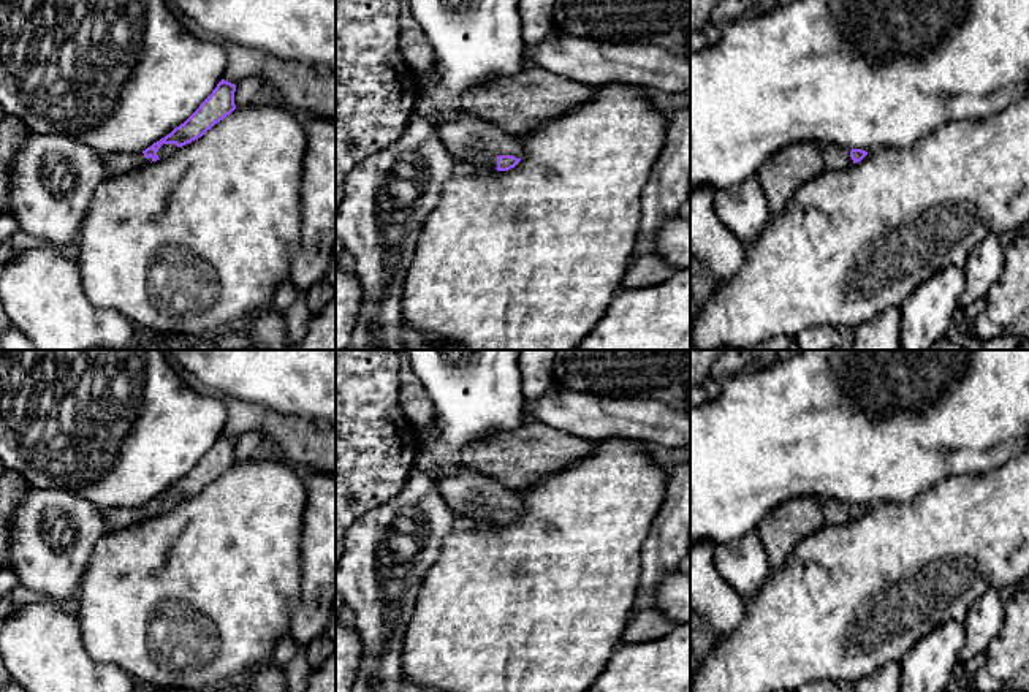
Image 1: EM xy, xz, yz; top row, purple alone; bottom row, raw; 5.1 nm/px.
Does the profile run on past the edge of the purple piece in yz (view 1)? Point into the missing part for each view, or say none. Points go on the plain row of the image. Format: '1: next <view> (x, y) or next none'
1: next yz (836, 512)

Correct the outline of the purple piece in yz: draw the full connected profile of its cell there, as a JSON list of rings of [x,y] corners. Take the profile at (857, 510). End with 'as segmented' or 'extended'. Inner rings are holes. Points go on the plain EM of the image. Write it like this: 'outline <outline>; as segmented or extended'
outline [[[826,500],[823,504],[825,524],[844,524],[853,518],[861,516],[868,507],[861,504],[845,504],[839,500]]]; extended

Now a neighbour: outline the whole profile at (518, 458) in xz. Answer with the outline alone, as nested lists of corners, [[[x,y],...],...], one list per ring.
[[[526,420],[514,431],[473,440],[461,461],[508,489],[522,489],[587,458],[595,447],[597,442]]]

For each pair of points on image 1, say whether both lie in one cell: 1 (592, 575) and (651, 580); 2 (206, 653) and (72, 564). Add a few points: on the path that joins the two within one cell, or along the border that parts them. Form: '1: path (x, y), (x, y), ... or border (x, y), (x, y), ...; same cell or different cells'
1: border (645, 542), (634, 610); different cells
2: border (100, 537), (76, 596); different cells

